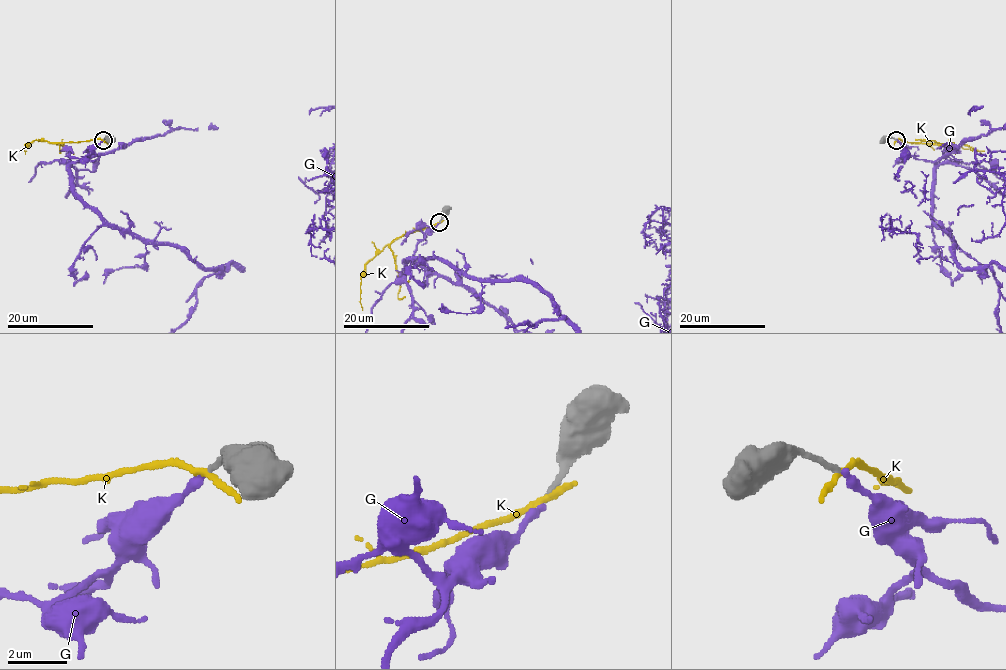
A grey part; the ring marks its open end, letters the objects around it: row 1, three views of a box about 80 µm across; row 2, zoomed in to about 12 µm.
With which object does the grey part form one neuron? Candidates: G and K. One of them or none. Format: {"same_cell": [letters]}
{"same_cell": ["G"]}

